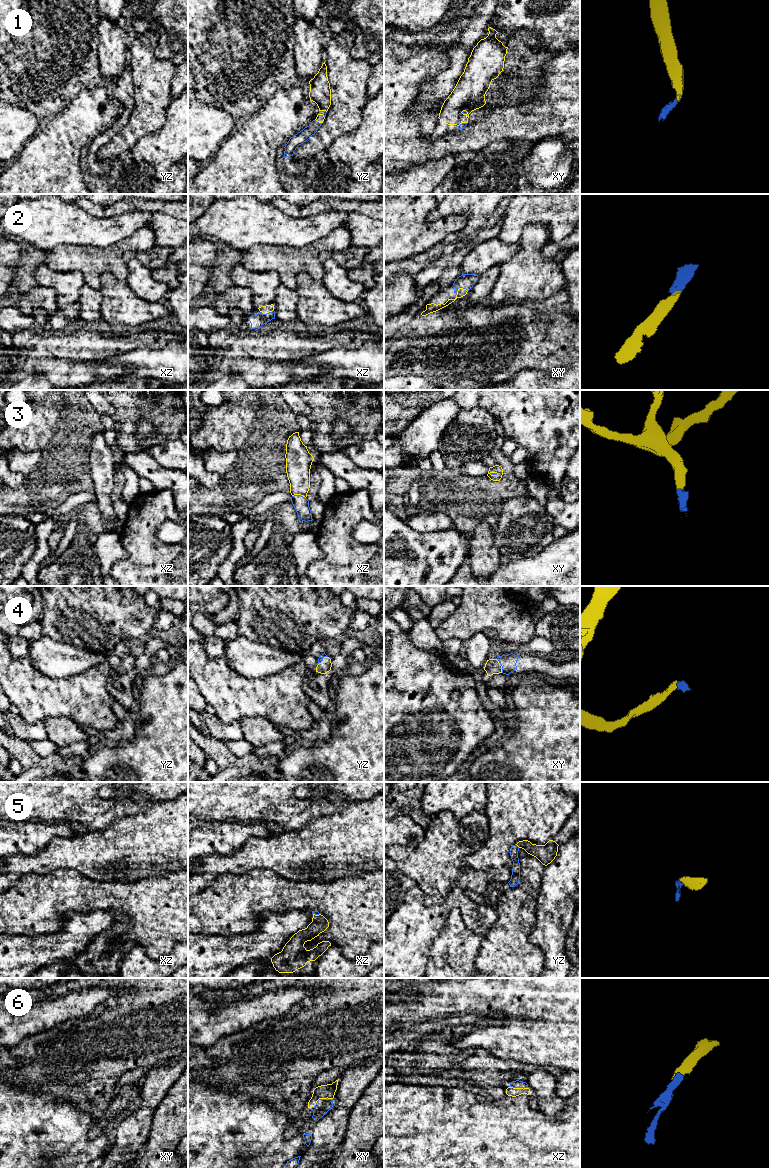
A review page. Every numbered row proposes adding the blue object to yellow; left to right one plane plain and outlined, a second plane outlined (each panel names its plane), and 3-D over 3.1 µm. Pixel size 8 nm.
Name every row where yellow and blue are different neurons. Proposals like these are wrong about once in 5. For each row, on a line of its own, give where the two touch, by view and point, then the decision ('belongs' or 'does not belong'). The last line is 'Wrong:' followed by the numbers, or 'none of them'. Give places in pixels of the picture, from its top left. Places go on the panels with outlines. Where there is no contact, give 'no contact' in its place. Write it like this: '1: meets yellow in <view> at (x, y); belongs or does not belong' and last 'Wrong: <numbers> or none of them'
1: meets yellow in yz at (318, 121); belongs
2: meets yellow in xz at (266, 313); belongs
3: meets yellow in xz at (299, 494); belongs
4: meets yellow in xy at (500, 665); belongs
5: meets yellow in yz at (517, 845); belongs
6: meets yellow in xy at (321, 1098); belongs
Wrong: none of them

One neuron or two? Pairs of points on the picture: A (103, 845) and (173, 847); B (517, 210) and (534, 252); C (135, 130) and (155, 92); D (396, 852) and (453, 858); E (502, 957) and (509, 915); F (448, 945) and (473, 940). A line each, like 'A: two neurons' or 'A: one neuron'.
A: one neuron
B: two neurons
C: one neuron
D: one neuron
E: one neuron
F: one neuron

